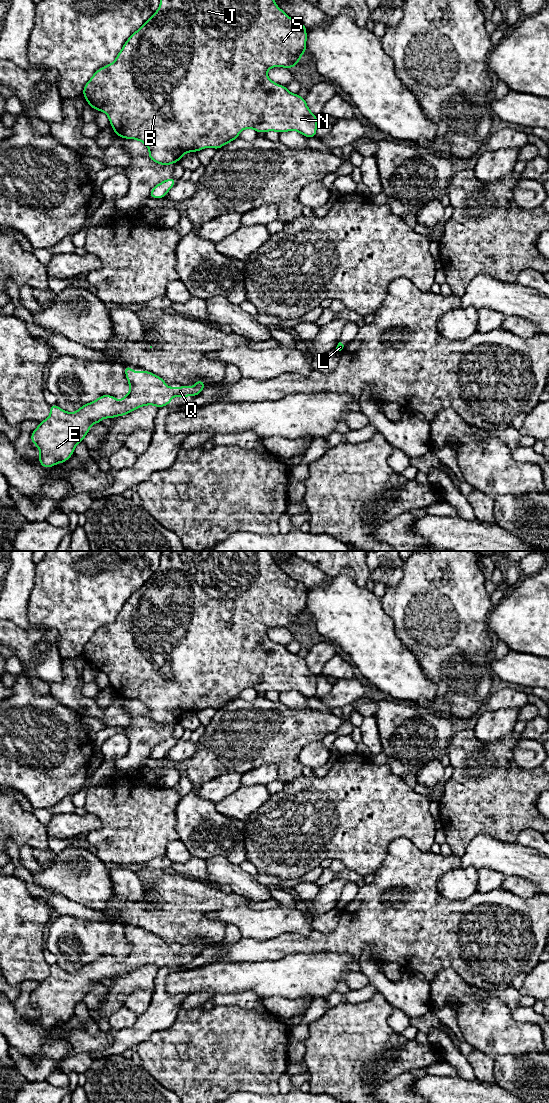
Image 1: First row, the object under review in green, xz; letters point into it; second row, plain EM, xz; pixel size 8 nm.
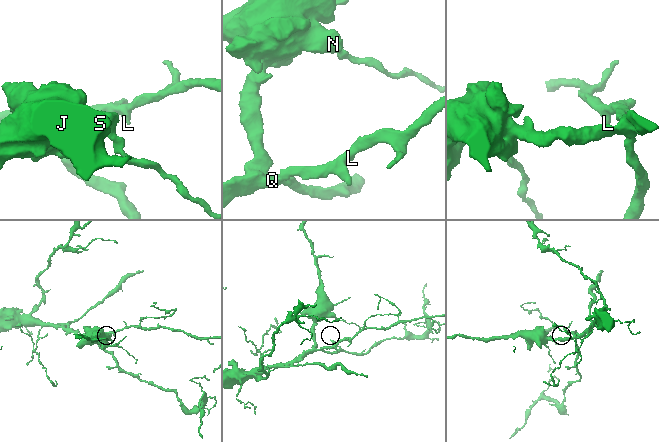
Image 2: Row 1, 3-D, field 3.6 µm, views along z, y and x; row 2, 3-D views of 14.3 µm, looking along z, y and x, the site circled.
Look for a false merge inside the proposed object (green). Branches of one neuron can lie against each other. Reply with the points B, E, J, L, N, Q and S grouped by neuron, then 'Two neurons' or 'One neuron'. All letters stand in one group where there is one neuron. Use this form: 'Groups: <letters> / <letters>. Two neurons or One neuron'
Groups: B E J L N Q S. One neuron

